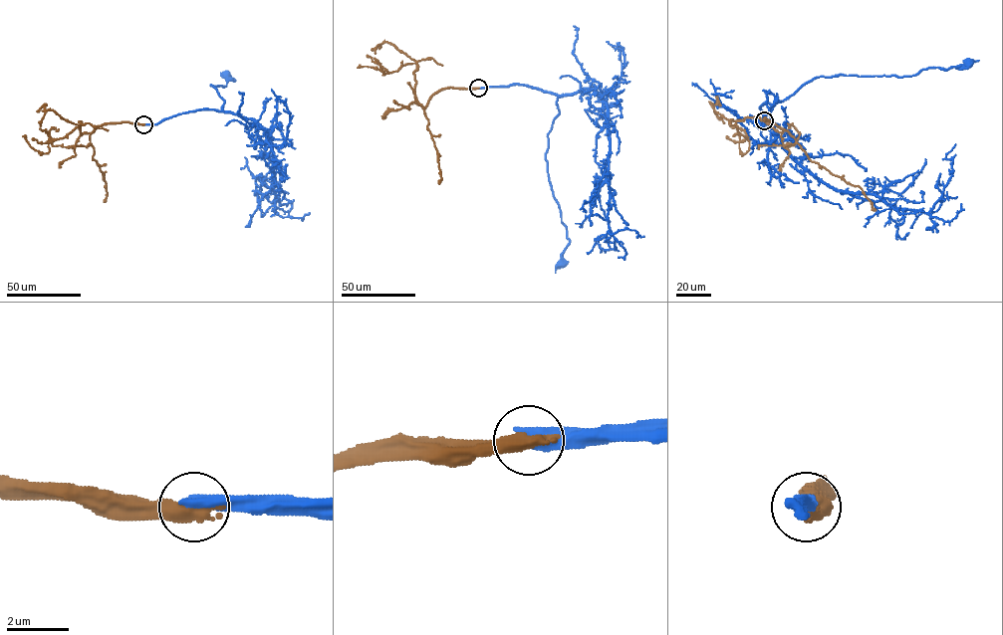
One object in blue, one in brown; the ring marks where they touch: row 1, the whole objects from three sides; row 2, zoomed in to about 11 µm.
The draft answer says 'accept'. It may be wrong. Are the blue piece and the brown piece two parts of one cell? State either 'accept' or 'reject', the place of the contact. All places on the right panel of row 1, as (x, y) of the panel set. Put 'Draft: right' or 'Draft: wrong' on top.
Draft: wrong
reject; at (764, 120)

